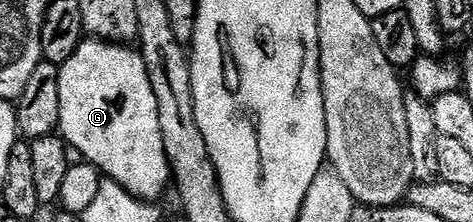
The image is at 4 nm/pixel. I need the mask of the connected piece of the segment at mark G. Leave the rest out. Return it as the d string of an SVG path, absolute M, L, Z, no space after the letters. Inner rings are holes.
M88 38L81 42L73 55L60 66L59 80L61 81L61 117L59 118L58 134L63 142L74 154L75 151L79 154L76 156L92 163L99 170L100 175L117 181L117 185L124 187L133 197L148 201L159 201L159 198L163 195L163 190L166 187L168 190L171 183L171 170L165 157L165 141L161 141L161 117L157 113L157 97L153 97L153 85L149 85L149 73L145 73L145 61L138 50L131 45L108 43L101 39Z

